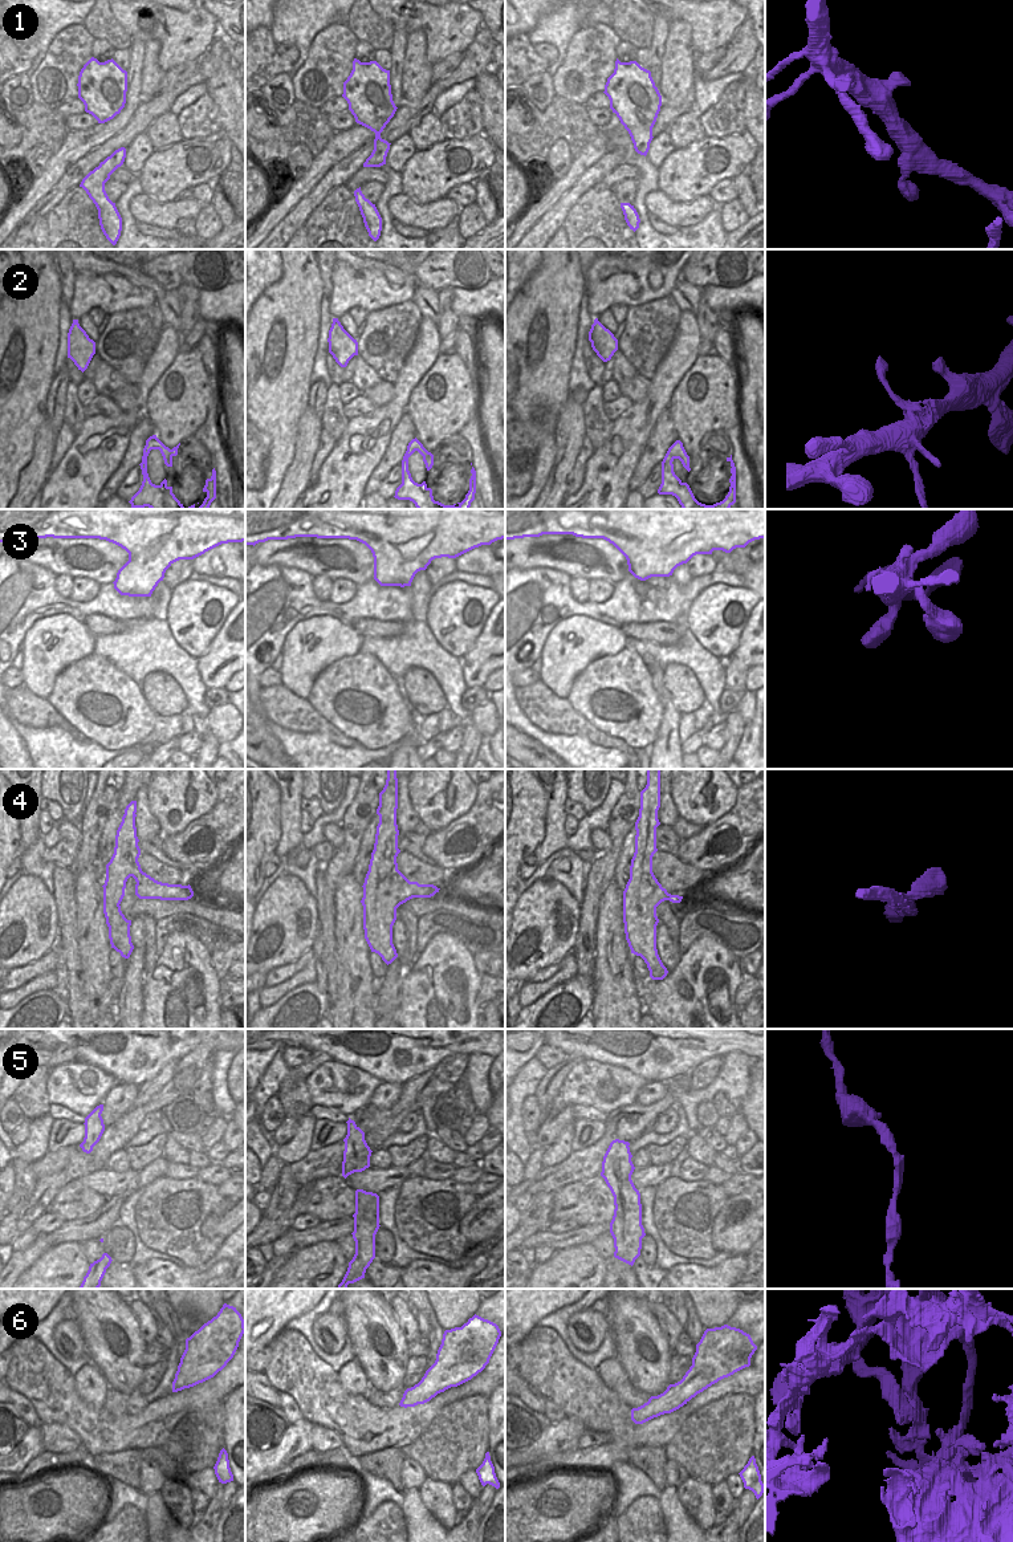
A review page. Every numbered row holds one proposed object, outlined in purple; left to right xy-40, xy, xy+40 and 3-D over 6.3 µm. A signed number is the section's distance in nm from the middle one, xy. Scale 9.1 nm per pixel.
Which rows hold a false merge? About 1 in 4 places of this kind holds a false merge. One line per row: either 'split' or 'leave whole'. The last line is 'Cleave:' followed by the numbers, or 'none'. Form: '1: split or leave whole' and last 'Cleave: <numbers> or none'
1: leave whole
2: leave whole
3: leave whole
4: leave whole
5: leave whole
6: split
Cleave: 6

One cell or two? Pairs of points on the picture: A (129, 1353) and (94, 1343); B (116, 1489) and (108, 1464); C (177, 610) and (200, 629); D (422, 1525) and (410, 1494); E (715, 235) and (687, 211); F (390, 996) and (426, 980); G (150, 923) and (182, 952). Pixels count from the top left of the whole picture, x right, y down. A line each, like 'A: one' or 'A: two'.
A: one
B: two
C: one
D: one
E: two
F: two
G: two

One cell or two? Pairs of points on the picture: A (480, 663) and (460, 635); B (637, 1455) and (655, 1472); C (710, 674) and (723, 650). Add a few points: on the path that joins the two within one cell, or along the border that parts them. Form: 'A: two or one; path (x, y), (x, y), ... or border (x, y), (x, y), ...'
A: two; border (485, 621), (474, 646), (460, 658)
B: one; path (642, 1457), (653, 1467)
C: two; border (695, 637), (720, 659)

